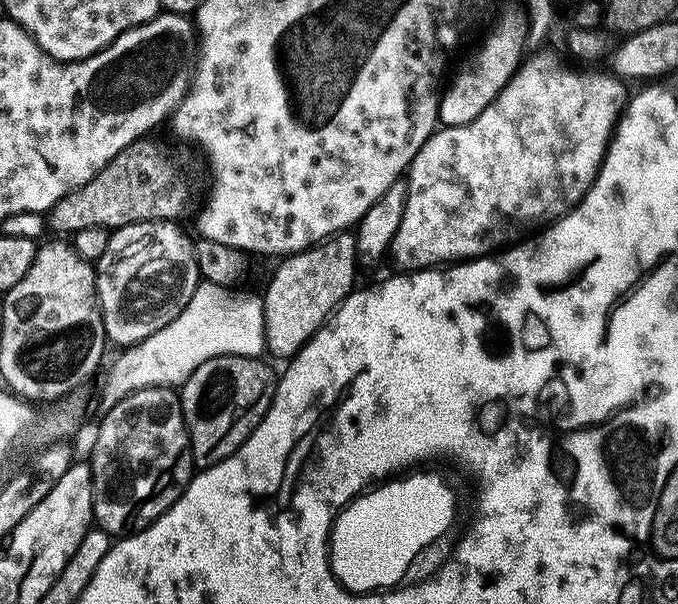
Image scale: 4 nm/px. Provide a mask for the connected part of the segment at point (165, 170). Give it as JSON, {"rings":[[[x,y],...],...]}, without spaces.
{"rings":[[[141,138],[123,148],[90,182],[67,192],[50,209],[46,224],[53,233],[75,234],[87,228],[115,230],[140,220],[177,221],[192,196],[192,172],[182,149],[167,148],[160,140]]]}

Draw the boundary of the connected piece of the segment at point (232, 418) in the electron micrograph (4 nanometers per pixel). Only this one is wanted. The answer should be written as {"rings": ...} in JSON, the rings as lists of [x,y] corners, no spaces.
{"rings":[[[255,356],[210,358],[190,374],[185,384],[179,385],[178,403],[184,427],[188,430],[188,451],[192,453],[192,463],[197,469],[216,466],[234,454],[268,413],[278,376],[262,361]]]}

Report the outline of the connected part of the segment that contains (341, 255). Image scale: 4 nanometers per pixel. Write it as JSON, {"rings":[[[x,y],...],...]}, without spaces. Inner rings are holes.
{"rings":[[[345,230],[330,236],[319,244],[304,249],[303,252],[293,252],[279,261],[276,273],[268,284],[268,289],[262,295],[264,305],[264,339],[267,351],[276,356],[291,358],[311,340],[318,329],[328,323],[333,311],[344,303],[344,299],[353,291],[352,283],[356,280],[356,237],[351,231]]]}

